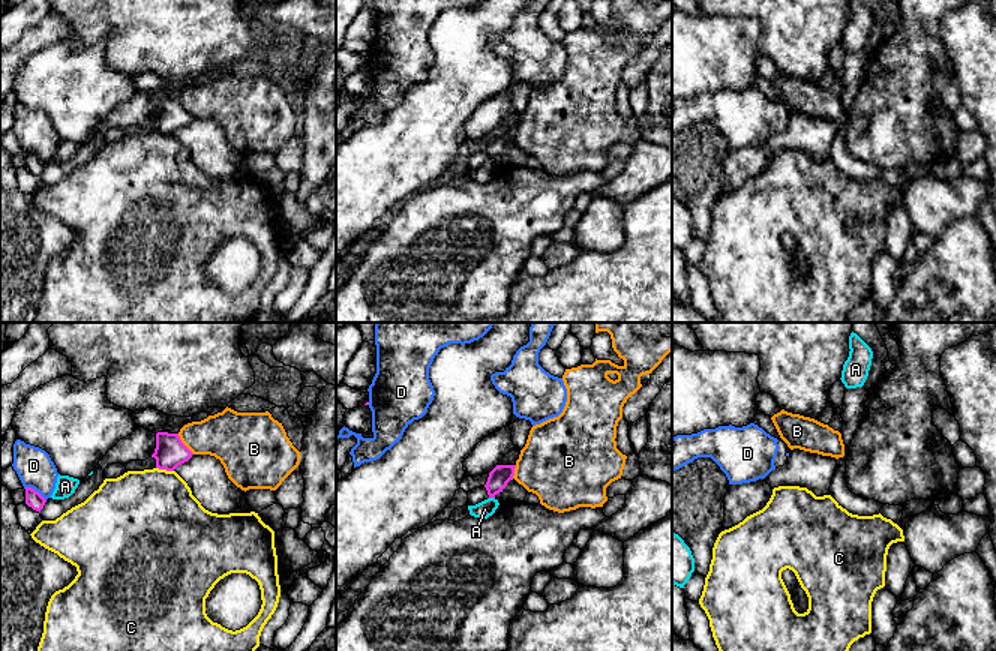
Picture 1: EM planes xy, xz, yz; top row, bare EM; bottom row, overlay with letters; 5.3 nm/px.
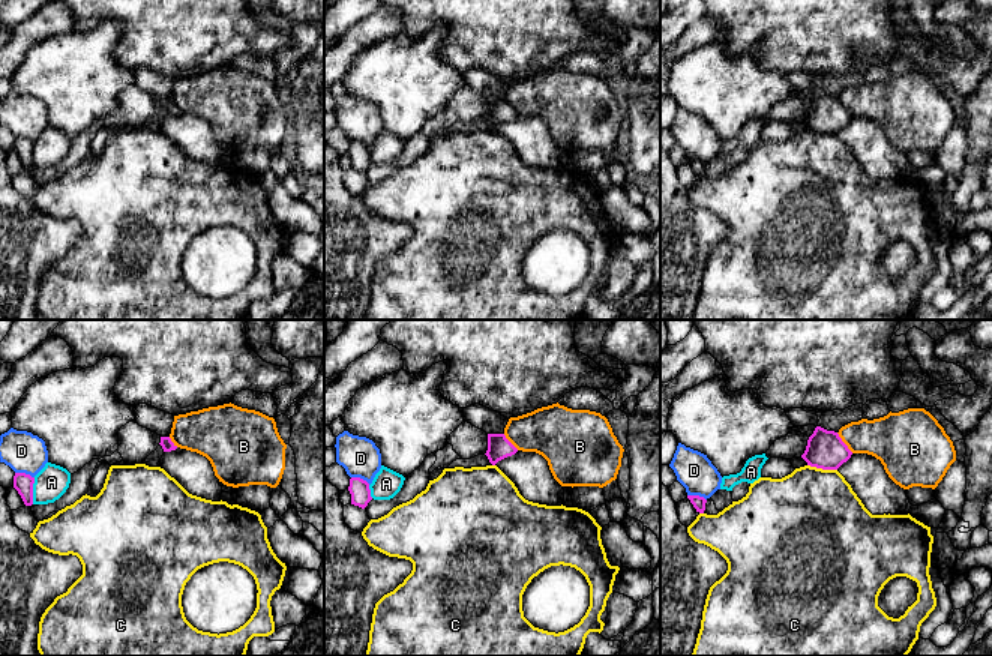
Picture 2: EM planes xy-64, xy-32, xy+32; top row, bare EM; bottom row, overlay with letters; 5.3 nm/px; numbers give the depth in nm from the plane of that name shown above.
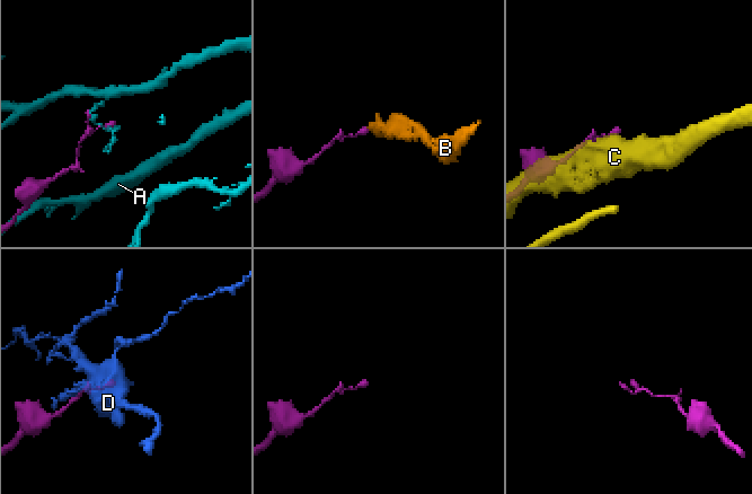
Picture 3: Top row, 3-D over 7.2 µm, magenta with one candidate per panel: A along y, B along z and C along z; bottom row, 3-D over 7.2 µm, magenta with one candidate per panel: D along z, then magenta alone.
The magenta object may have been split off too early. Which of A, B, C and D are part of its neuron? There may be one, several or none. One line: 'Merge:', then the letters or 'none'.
Merge: none

